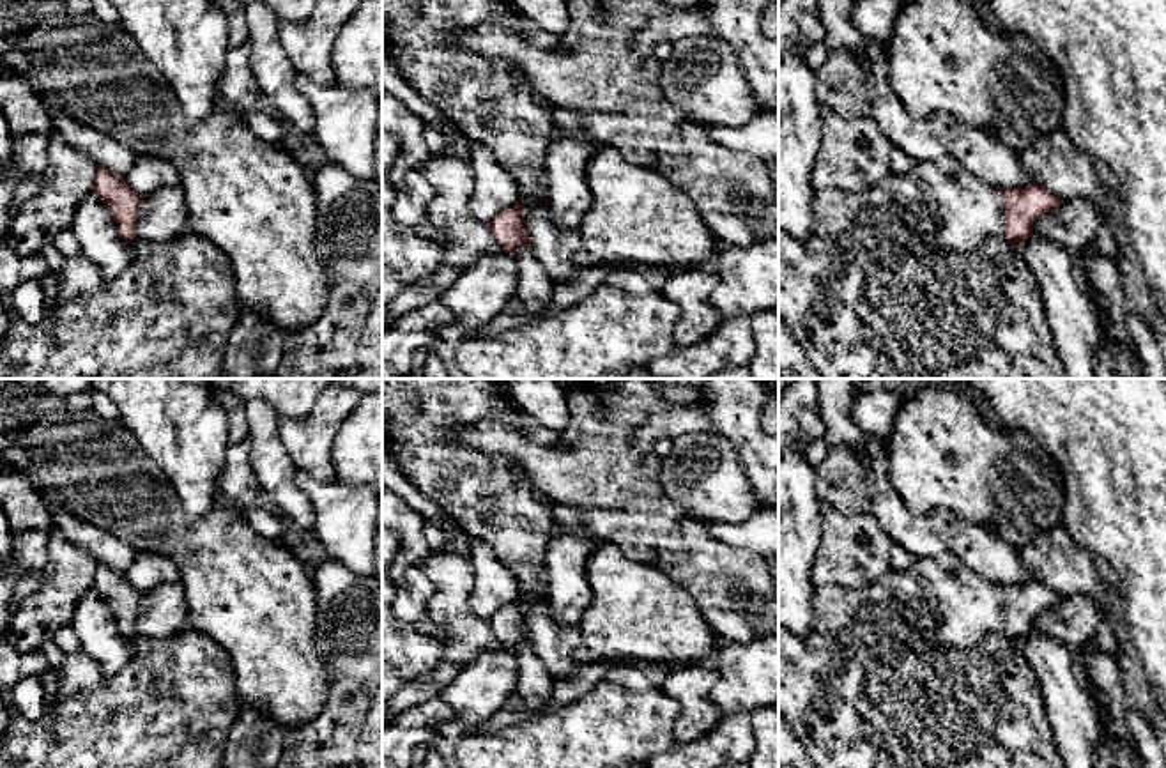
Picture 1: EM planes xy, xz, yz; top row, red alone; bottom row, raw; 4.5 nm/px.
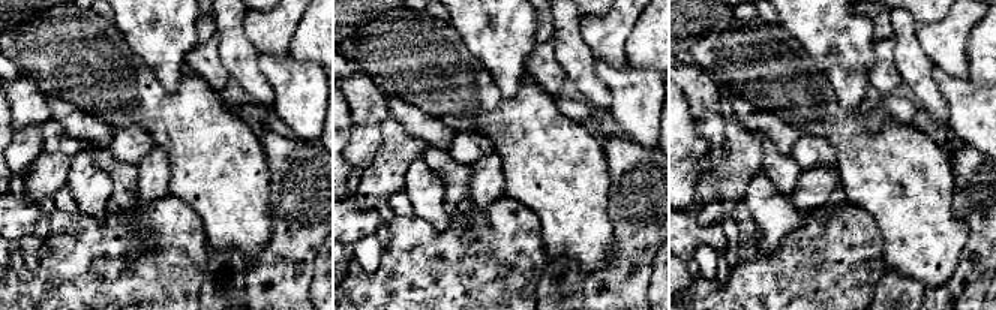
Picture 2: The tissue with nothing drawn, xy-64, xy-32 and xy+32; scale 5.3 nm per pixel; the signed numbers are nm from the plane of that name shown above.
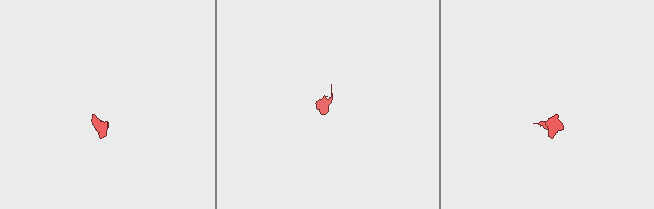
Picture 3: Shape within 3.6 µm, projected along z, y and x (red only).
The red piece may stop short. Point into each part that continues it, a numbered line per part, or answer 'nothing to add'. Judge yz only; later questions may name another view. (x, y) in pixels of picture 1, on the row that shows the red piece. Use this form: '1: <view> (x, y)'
1: yz (913, 278)

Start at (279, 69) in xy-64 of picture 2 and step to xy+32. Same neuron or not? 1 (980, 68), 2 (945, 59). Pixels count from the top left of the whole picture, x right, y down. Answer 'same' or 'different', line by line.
1: different
2: different

